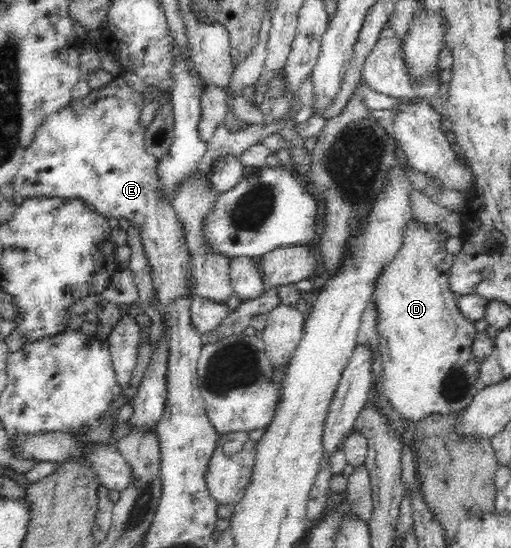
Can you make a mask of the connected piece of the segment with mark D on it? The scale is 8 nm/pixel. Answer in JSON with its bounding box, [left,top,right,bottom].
[373,218,480,423]

